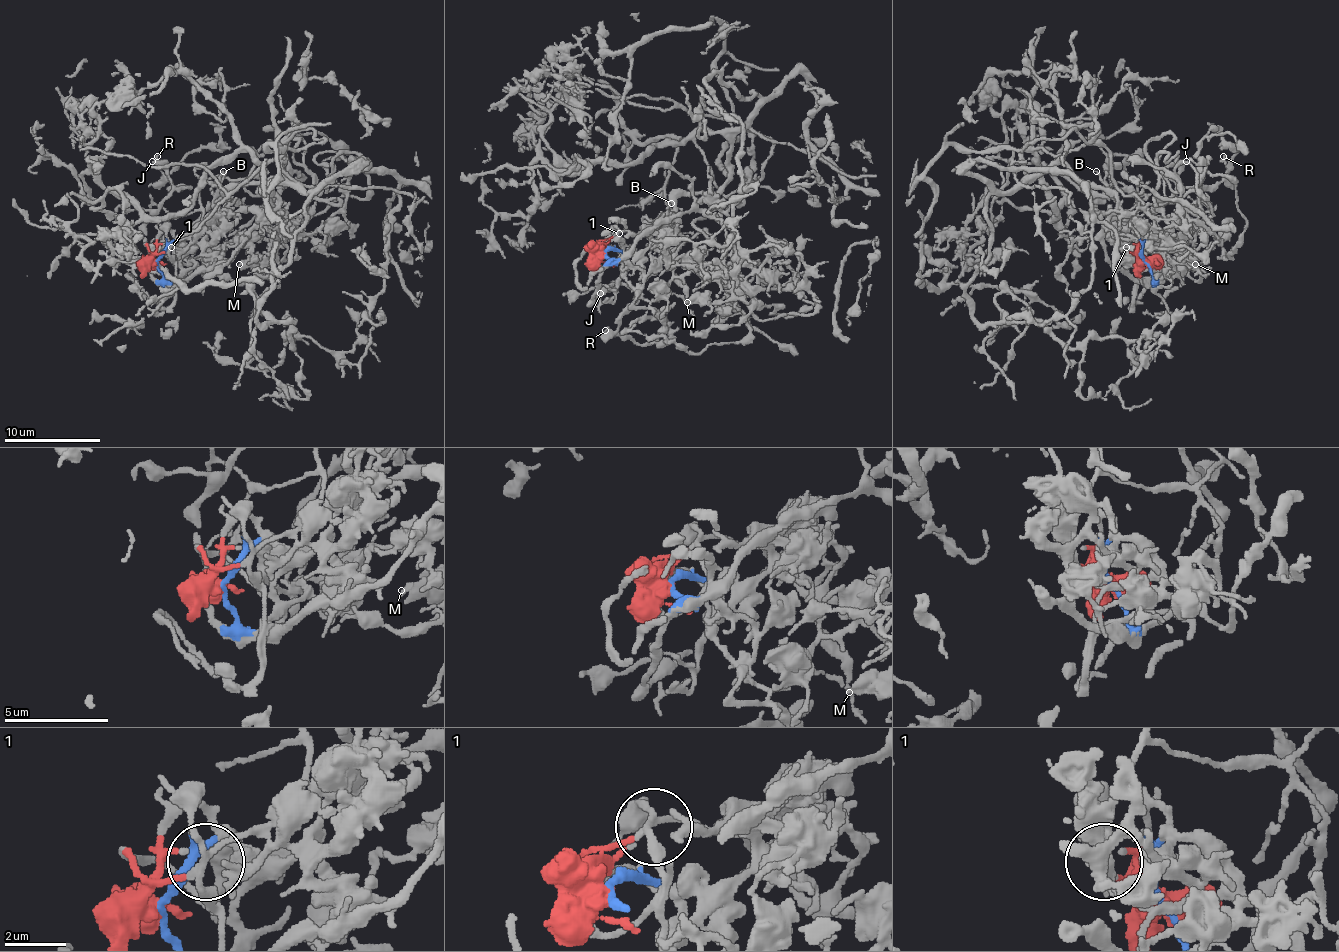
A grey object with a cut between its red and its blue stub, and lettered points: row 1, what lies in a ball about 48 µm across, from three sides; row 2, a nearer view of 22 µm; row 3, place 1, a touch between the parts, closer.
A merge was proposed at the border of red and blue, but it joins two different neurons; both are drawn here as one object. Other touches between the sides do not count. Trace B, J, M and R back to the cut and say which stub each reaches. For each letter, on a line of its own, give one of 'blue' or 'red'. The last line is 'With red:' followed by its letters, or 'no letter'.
B: red
J: blue
M: red
R: blue
With red: B, M

